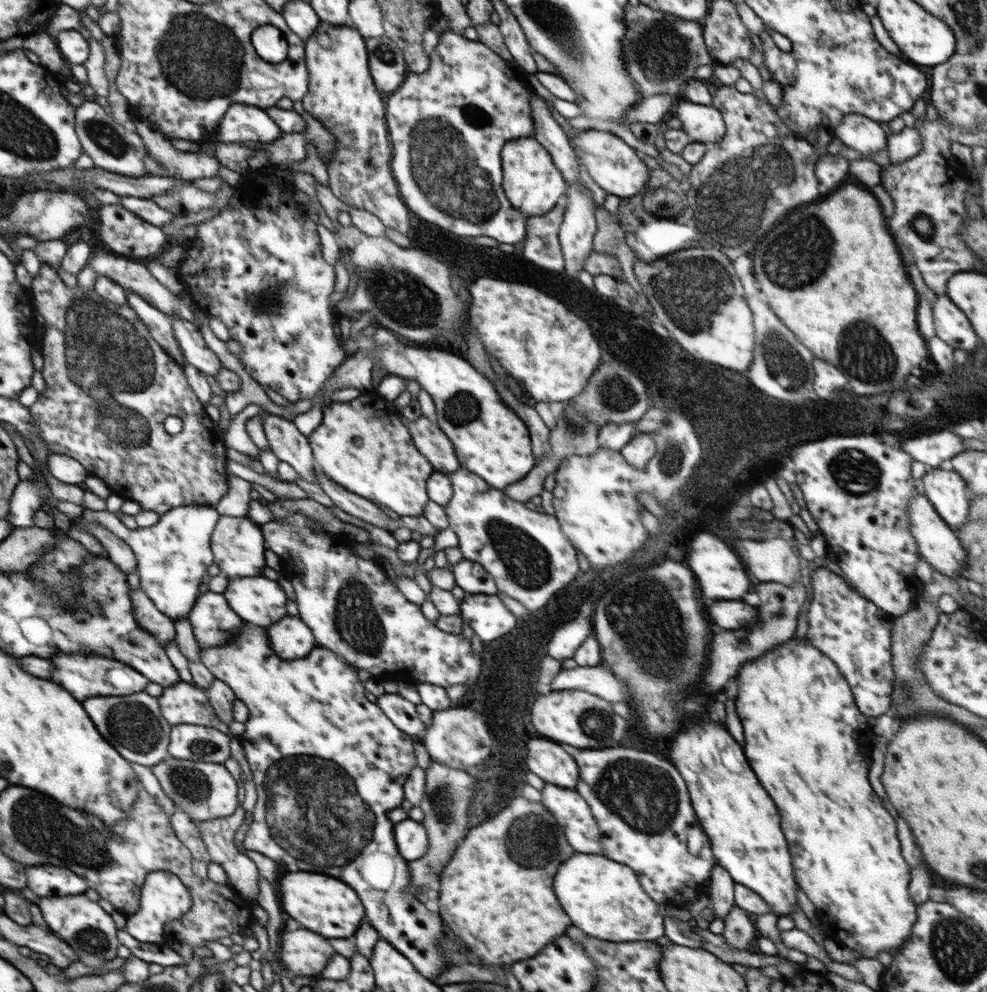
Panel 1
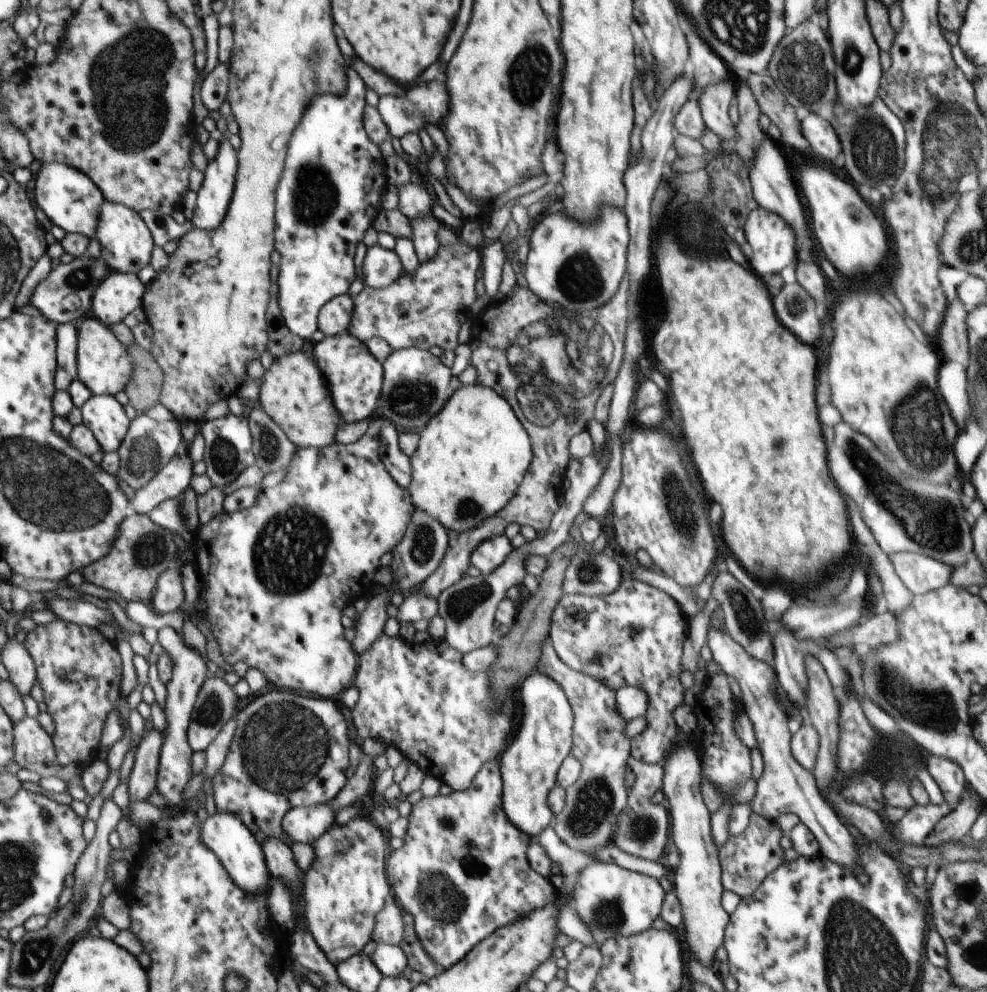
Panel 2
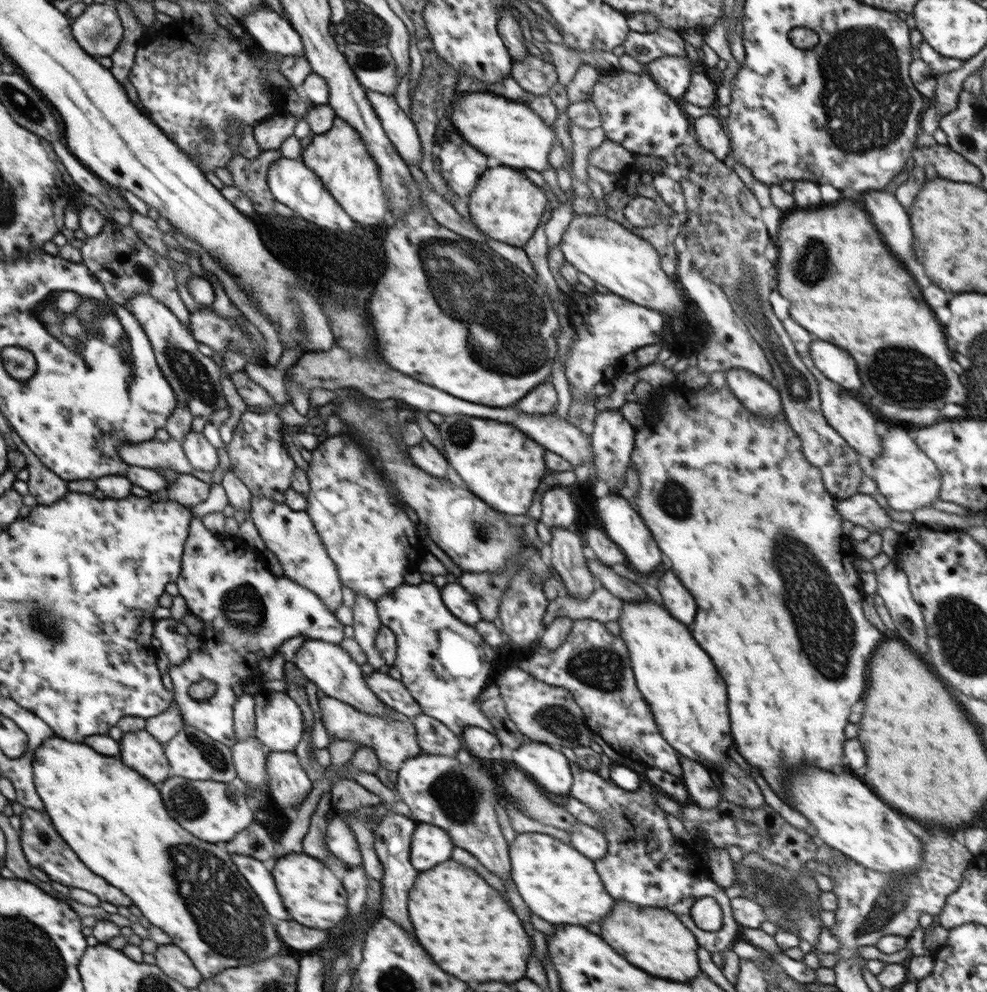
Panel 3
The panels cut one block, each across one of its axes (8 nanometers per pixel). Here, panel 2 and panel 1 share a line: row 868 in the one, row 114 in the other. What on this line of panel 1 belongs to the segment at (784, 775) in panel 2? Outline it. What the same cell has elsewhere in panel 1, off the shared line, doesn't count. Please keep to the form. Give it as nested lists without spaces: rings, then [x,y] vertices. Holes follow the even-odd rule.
[[[857,114],[844,116],[842,122],[834,128],[833,136],[864,156],[876,154],[886,148],[889,137],[878,121]]]

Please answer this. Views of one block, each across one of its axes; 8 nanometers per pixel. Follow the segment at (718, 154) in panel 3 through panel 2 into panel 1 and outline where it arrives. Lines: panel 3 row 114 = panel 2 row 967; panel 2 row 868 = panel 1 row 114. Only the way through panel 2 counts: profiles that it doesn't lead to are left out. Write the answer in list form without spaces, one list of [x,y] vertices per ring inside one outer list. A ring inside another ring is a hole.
[[[678,99],[673,110],[680,119],[681,129],[695,142],[711,144],[724,138],[726,125],[722,113],[713,104],[694,104]]]

